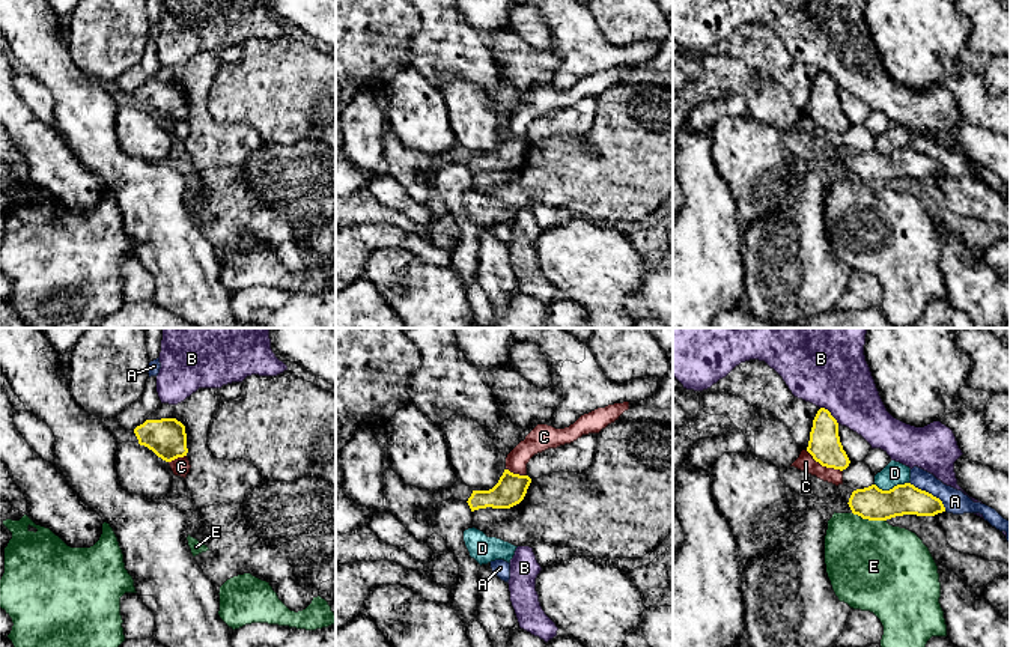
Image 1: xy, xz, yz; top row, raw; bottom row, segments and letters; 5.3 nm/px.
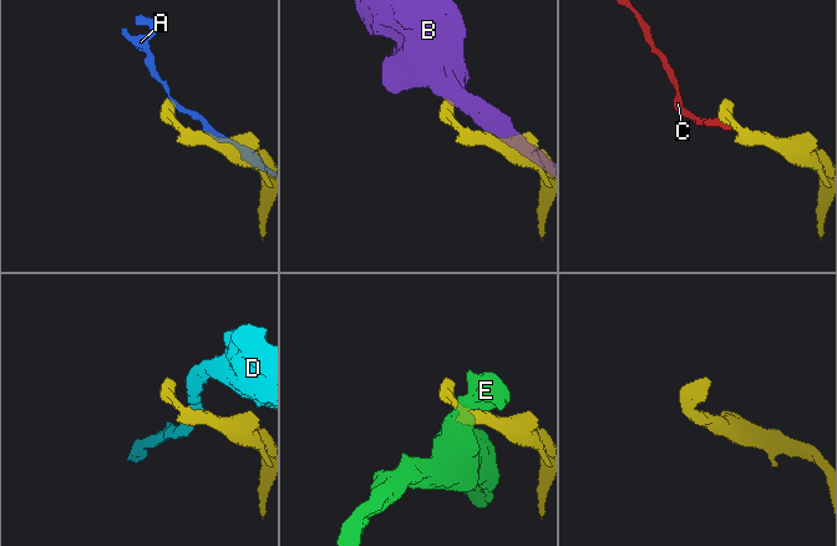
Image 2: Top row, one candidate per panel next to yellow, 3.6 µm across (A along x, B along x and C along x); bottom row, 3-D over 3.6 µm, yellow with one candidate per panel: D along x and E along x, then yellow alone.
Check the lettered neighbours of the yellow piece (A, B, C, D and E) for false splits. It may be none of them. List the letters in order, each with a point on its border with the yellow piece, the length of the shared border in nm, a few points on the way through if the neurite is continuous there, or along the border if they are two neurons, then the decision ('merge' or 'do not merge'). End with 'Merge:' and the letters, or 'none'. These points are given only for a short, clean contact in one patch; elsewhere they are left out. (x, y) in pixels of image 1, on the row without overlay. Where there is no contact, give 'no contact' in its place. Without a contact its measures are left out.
A: yz (930, 157) | 260 nm | along yz (909, 145), (935, 158), (946, 173) | do not merge
B: yz (830, 77) | 140 nm | do not merge
C: yz (824, 128) | 240 nm | along yz (806, 113), (822, 128), (842, 134) | do not merge
D: yz (893, 151) | 180 nm | along yz (908, 145), (897, 146), (888, 152), (879, 152), (875, 148) | do not merge
E: yz (869, 182) | 190 nm | along yz (852, 175), (863, 181), (885, 184) | do not merge
Merge: none

